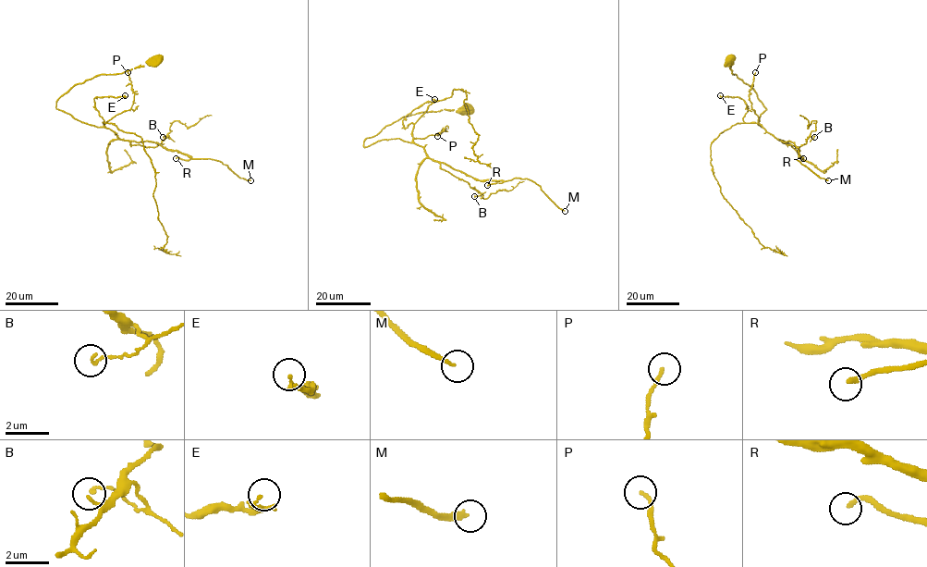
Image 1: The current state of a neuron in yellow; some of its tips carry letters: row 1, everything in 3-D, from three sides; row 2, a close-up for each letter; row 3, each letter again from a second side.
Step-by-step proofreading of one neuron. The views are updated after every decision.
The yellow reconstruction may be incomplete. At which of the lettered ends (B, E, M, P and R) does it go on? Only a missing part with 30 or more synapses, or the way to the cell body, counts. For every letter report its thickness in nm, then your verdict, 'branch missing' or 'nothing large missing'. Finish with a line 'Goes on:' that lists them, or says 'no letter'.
B: calibre 120 nm; nothing large missing
E: calibre 140 nm; nothing large missing
M: calibre 180 nm; branch missing
P: calibre 150 nm; nothing large missing
R: calibre 200 nm; branch missing
Goes on: M, R

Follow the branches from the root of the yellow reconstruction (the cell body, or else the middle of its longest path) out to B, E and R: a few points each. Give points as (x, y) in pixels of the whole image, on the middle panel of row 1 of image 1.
B: (467, 109), (405, 116), (368, 137), (363, 146), (396, 139), (416, 143), (442, 169), (480, 192), (474, 196)
E: (467, 109), (405, 116), (363, 146), (384, 139), (412, 141), (413, 123), (405, 128), (403, 119), (434, 99)
R: (467, 109), (405, 116), (363, 146), (384, 139), (414, 142), (474, 179), (503, 181), (487, 185)

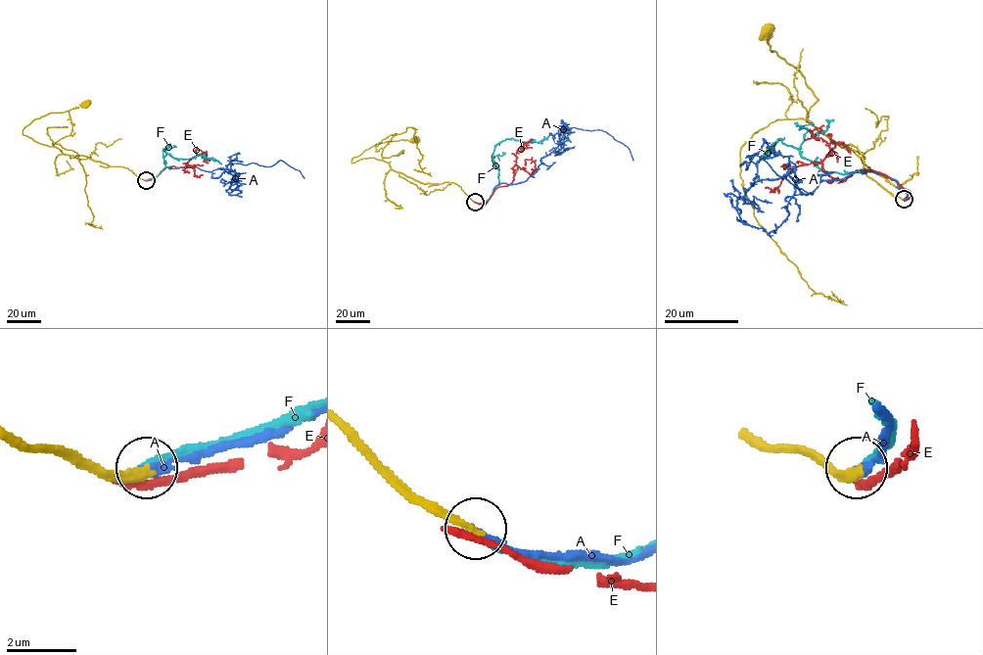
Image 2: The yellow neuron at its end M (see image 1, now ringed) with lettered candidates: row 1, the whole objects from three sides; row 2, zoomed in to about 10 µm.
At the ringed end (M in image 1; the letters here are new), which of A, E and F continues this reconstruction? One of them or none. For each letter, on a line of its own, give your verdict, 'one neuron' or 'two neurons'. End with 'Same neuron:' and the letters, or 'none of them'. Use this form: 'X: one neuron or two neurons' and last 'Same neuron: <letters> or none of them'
A: one neuron
E: two neurons
F: two neurons
Same neuron: A

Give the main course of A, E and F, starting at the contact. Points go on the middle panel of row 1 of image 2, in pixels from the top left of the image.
A: (475, 202), (501, 183), (525, 181), (563, 146), (568, 128), (605, 131), (632, 160)
E: (475, 202), (485, 205), (496, 188), (508, 186), (515, 164), (531, 173), (536, 168), (531, 160), (525, 165)
F: (475, 202), (485, 203), (498, 184), (497, 165), (492, 155), (495, 146), (512, 138), (539, 142), (550, 134)

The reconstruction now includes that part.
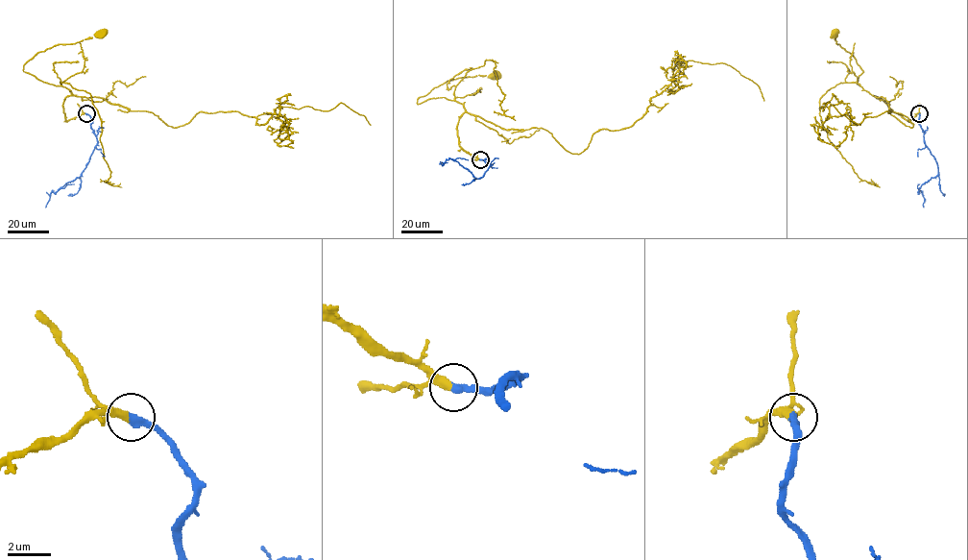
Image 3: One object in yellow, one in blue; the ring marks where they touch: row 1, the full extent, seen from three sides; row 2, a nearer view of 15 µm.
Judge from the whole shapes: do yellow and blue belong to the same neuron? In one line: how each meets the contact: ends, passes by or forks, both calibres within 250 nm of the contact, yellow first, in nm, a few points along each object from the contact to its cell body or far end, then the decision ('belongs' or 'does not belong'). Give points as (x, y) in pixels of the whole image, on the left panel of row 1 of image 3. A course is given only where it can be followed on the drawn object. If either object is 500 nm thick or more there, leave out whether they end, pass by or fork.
yellow ends there; blue ends there; 400 nm thick on the yellow side, 380 nm on the other; yellow runs (85, 113), (66, 119), (62, 102), (70, 91), (37, 79), (23, 65), (54, 45), (102, 33); blue runs (86, 113), (92, 121), (97, 143), (80, 176), (66, 182), (55, 193), (51, 191), (45, 206); belongs

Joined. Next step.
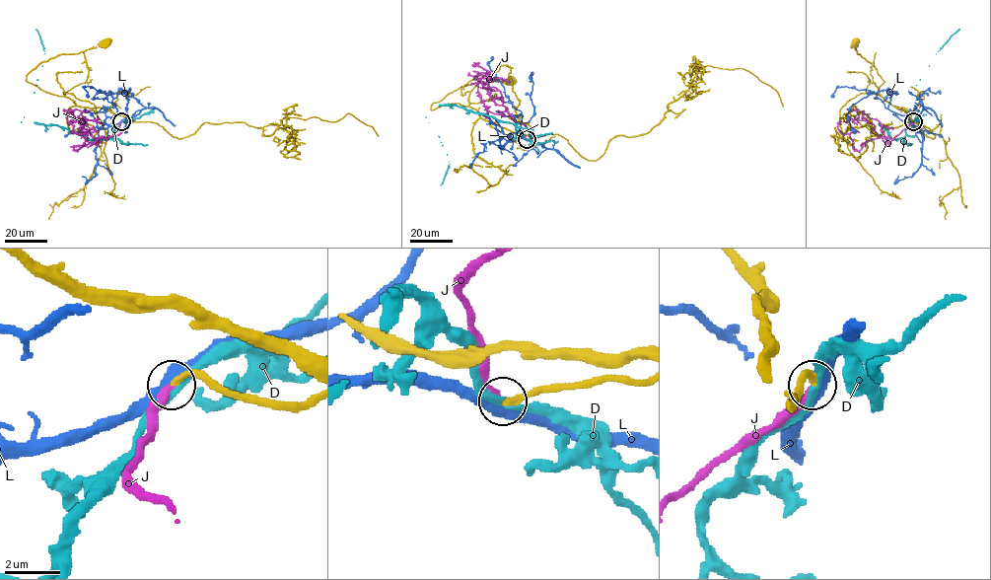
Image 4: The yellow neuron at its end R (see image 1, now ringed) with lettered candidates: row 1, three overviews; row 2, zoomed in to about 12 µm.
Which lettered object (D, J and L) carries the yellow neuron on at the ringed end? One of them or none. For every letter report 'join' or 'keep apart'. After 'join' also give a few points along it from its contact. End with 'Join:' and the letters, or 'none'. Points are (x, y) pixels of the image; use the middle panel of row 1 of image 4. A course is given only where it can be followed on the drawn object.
D: keep apart
J: join; it runs (527, 139), (525, 125), (512, 118), (501, 92), (484, 87), (478, 80), (491, 75), (477, 63), (474, 66)
L: keep apart
Join: J

